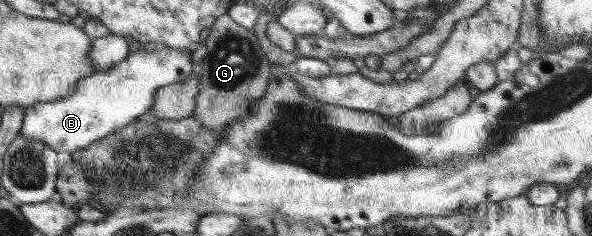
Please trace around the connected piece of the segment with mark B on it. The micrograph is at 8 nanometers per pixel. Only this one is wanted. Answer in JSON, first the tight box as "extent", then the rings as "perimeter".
{"extent":[18,45,198,156],"perimeter":[[[164,45],[156,47],[155,51],[152,52],[147,52],[143,48],[132,52],[127,55],[125,60],[118,62],[113,67],[98,73],[93,72],[91,76],[79,80],[73,94],[48,103],[39,102],[27,109],[25,111],[26,119],[23,122],[22,129],[18,132],[18,136],[41,140],[43,144],[50,145],[61,156],[71,155],[96,140],[110,135],[111,132],[123,128],[125,124],[139,119],[142,114],[152,108],[153,97],[158,88],[163,85],[178,83],[194,71],[198,71],[194,69],[191,63],[191,55],[191,50],[179,50]]]}

